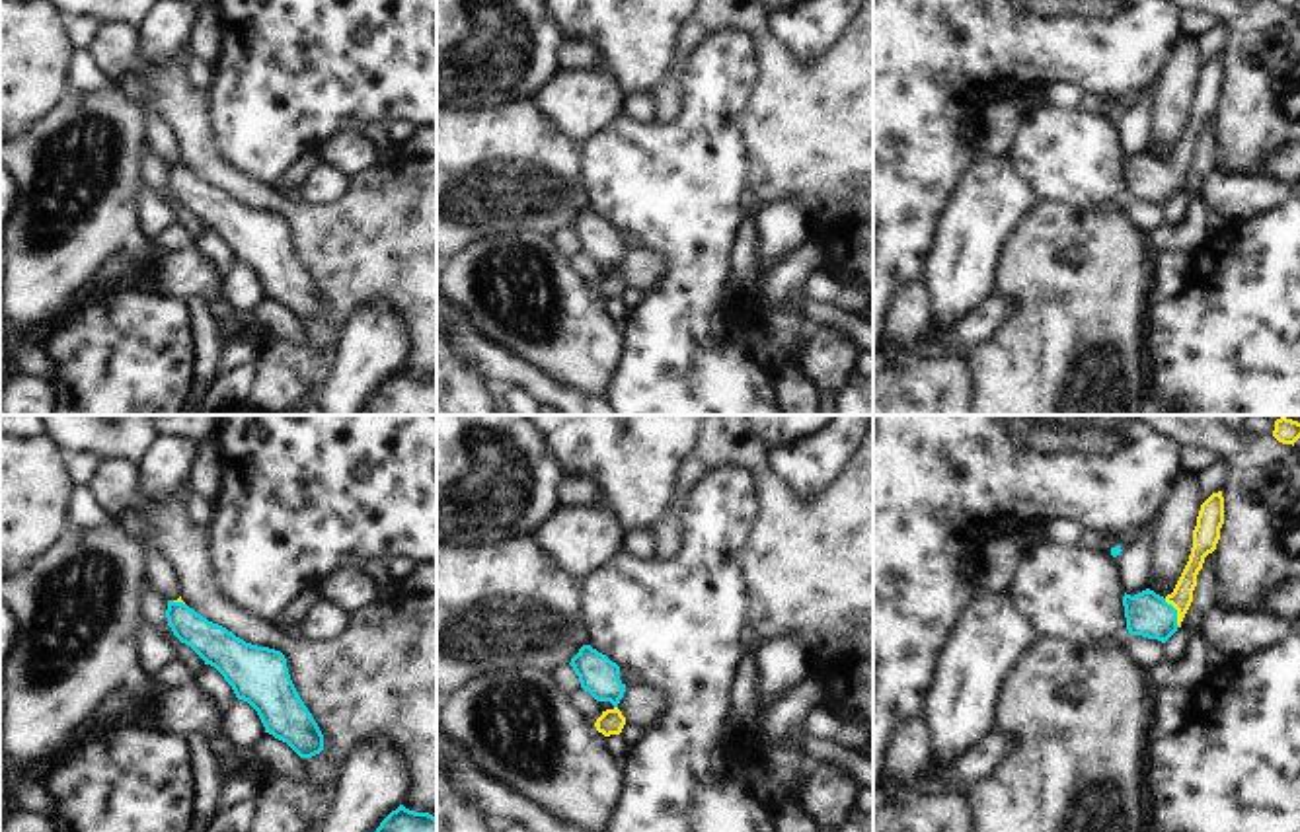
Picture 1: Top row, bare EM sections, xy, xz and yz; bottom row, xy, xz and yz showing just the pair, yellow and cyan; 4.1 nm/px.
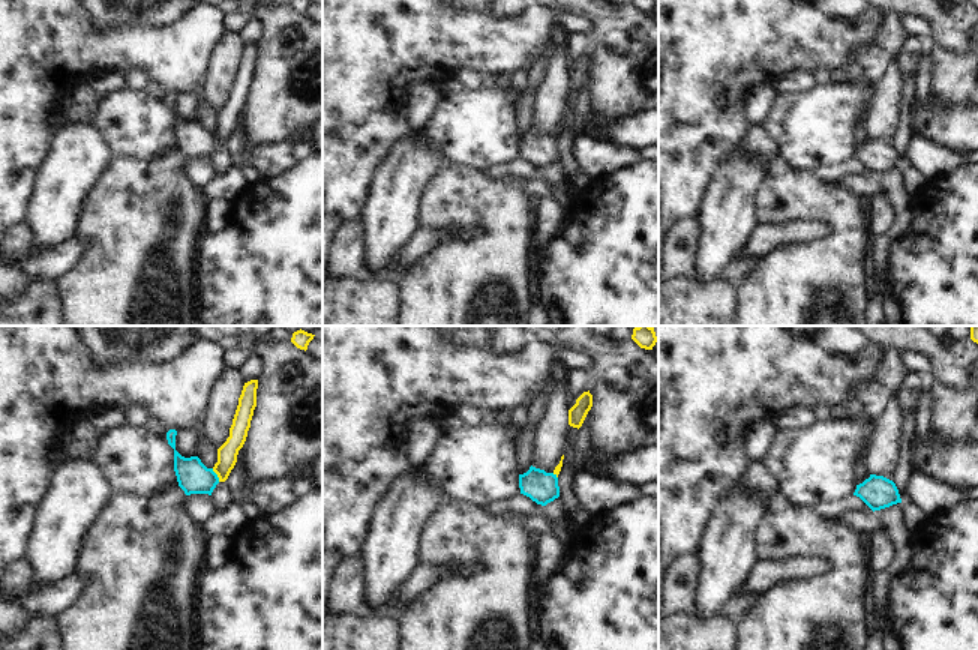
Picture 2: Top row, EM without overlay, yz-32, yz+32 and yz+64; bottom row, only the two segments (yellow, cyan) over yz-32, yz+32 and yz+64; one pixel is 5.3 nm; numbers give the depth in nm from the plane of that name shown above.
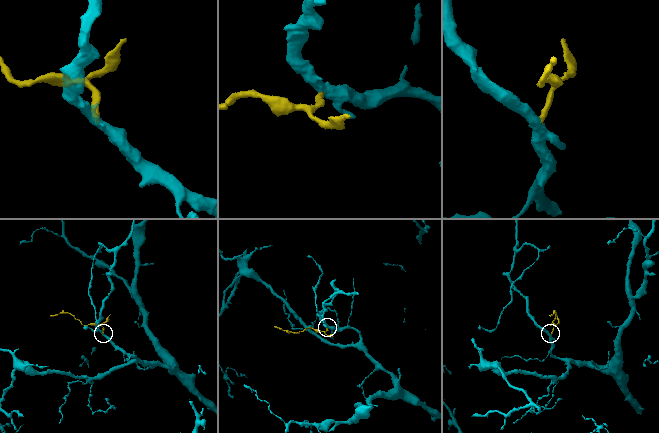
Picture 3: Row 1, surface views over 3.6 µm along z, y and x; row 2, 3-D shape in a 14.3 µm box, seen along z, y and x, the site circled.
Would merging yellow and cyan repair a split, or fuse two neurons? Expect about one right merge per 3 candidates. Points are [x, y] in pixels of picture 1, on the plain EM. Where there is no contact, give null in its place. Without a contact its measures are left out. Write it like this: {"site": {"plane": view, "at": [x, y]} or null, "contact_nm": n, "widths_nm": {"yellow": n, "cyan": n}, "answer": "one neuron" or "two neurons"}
{"site": {"plane": "yz", "at": [1178, 176]}, "contact_nm": 140, "widths_nm": {"yellow": 90, "cyan": 180}, "answer": "one neuron"}

